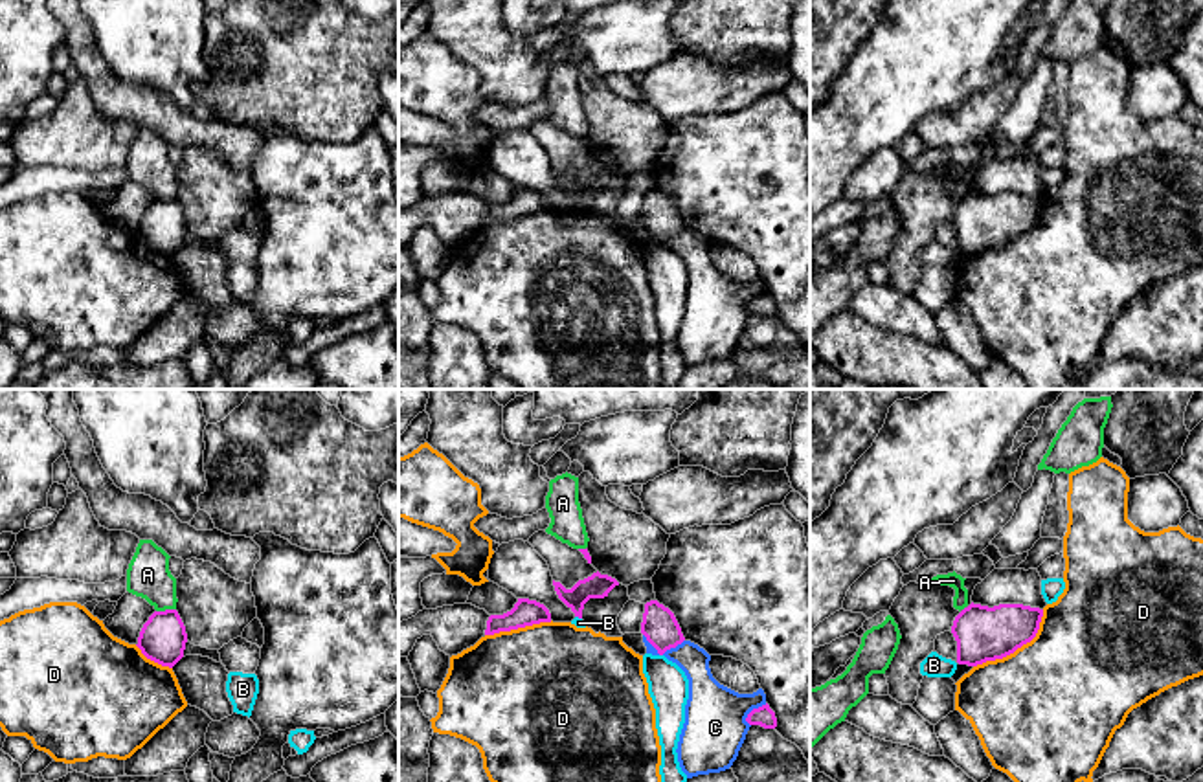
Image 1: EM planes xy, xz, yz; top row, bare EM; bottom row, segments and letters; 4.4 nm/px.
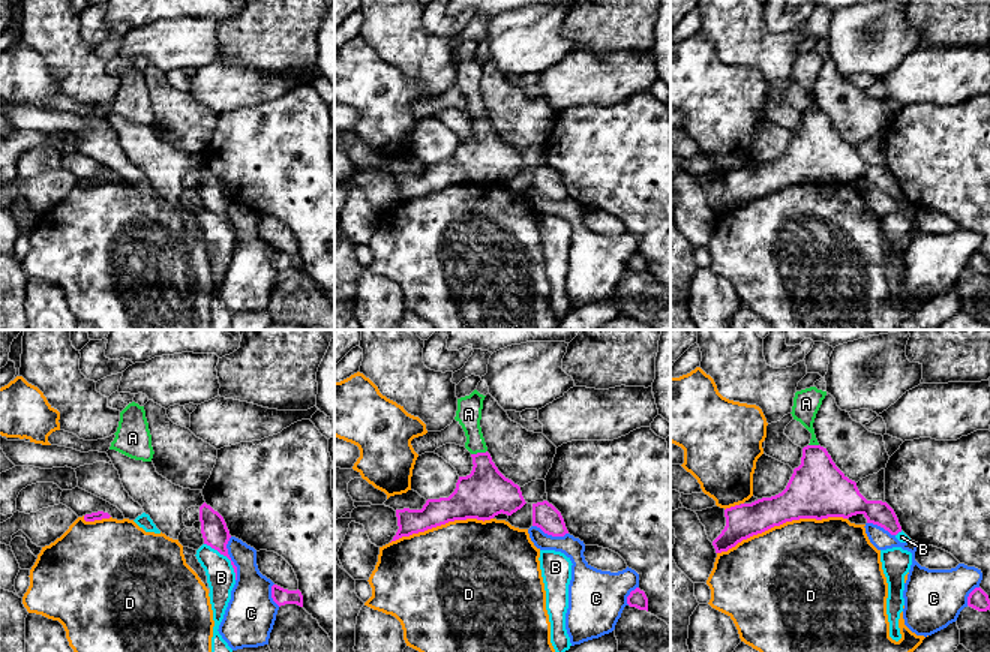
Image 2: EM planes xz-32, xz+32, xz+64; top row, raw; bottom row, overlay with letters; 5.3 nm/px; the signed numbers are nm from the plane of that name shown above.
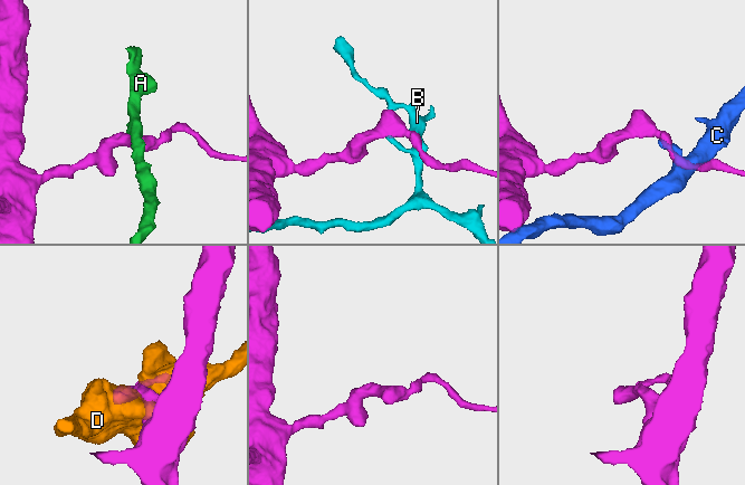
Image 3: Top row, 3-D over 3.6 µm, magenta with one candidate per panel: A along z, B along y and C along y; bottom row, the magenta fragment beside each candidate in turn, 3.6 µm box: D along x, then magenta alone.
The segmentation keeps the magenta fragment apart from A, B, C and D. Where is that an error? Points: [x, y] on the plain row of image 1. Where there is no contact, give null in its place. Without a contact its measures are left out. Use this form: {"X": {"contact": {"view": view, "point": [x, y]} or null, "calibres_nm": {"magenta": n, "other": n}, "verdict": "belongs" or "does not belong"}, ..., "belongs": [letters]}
{"A": {"contact": {"view": "xy", "point": [166, 199]}, "calibres_nm": {"magenta": 200, "other": 190}, "verdict": "does not belong"}, "B": {"contact": {"view": "xz", "point": [579, 206]}, "calibres_nm": {"magenta": 110, "other": 50}, "verdict": "does not belong"}, "C": {"contact": {"view": "xz", "point": [662, 243]}, "calibres_nm": {"magenta": 160, "other": 140}, "verdict": "does not belong"}, "D": {"contact": {"view": "yz", "point": [1016, 237]}, "calibres_nm": {"magenta": 240, "other": 500}, "verdict": "does not belong"}, "belongs": []}

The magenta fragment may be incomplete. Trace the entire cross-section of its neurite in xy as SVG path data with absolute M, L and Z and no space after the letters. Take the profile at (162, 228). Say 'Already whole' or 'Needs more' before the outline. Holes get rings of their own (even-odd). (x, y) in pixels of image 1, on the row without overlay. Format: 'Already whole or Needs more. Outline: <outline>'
Already whole. Outline: M165 198L149 206L136 235L147 248L173 257L184 246L186 231L187 222L178 200Z

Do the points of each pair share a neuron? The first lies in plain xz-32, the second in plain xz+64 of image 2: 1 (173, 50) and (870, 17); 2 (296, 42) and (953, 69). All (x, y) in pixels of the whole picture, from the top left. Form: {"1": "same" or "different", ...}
{"1": "same", "2": "different"}

